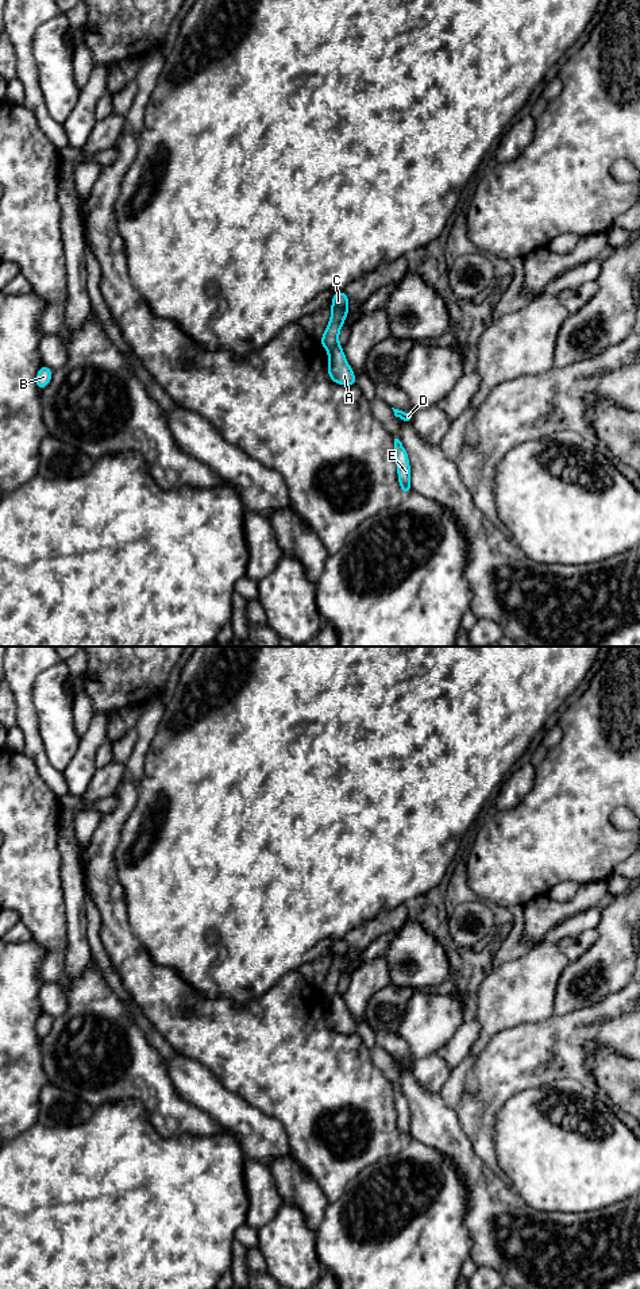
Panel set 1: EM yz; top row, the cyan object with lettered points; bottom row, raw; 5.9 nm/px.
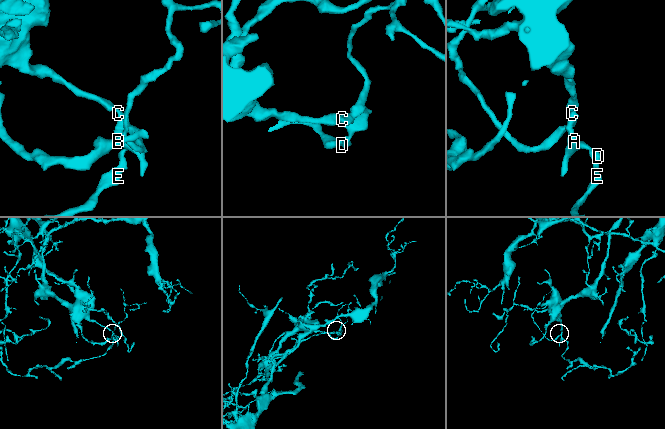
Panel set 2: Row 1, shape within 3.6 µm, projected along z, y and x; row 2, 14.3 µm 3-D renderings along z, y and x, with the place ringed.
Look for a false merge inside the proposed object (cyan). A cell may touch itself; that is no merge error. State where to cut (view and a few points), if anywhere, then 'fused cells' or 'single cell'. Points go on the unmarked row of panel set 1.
yz (338, 992), (328, 1000) | fused cells

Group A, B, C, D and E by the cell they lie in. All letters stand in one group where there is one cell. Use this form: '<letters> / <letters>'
A D E / B C

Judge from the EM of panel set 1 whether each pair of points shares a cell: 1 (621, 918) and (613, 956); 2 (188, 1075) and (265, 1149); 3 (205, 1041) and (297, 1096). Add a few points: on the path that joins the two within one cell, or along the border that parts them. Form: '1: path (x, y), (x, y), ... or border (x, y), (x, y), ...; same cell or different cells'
1: path (617, 927), (616, 946); same cell
2: path (207, 1093), (246, 1130); same cell
3: path (228, 1041), (234, 1046), (243, 1046), (274, 1077); same cell

